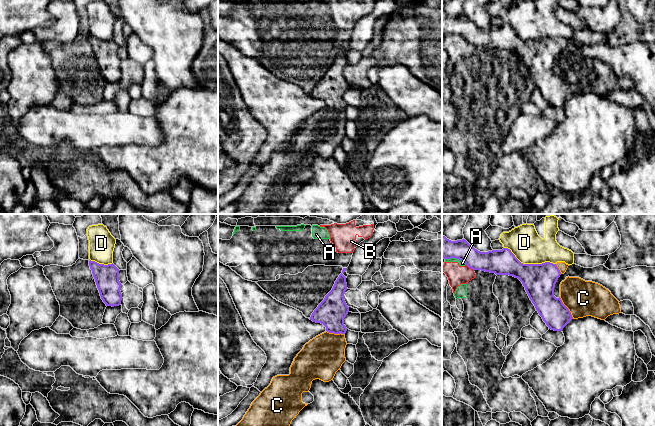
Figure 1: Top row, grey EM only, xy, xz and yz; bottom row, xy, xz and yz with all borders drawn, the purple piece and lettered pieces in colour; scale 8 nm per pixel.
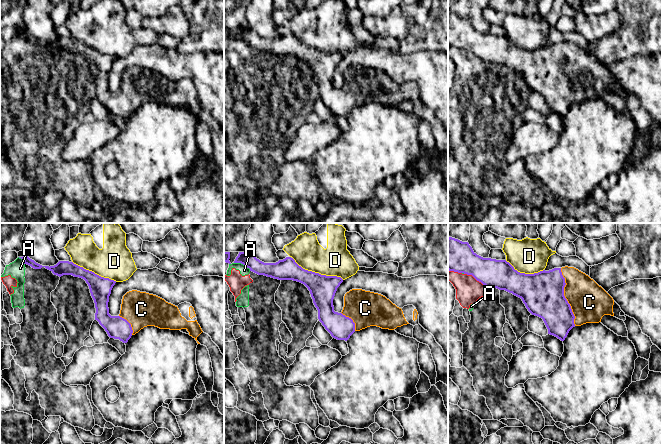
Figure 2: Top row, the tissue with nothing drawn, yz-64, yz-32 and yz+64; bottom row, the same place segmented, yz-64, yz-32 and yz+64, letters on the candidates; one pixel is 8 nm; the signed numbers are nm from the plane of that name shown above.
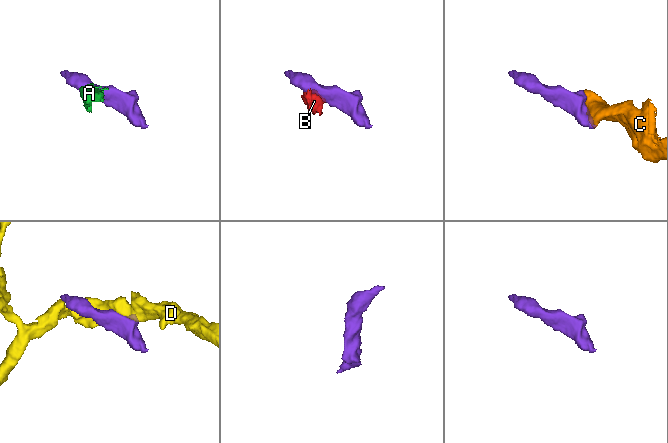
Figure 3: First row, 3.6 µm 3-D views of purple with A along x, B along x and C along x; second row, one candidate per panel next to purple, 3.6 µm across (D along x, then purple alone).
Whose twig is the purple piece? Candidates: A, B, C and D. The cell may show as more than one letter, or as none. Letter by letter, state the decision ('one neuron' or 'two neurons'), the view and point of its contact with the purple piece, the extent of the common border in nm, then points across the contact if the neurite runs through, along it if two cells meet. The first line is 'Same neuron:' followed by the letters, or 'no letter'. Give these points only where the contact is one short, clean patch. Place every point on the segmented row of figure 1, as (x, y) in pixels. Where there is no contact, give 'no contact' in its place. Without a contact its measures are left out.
Same neuron: C
A: two neurons | yz (456, 258) | 180 nm | along yz (445, 258), (458, 258), (466, 264)
B: two neurons | yz (470, 267) | 80 nm | along yz (466, 264), (473, 270)
C: one neuron | yz (567, 308) | 200 nm
D: two neurons | yz (529, 264) | 440 nm

